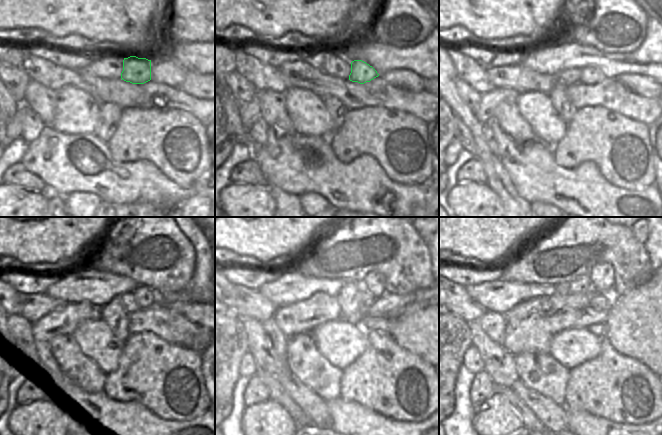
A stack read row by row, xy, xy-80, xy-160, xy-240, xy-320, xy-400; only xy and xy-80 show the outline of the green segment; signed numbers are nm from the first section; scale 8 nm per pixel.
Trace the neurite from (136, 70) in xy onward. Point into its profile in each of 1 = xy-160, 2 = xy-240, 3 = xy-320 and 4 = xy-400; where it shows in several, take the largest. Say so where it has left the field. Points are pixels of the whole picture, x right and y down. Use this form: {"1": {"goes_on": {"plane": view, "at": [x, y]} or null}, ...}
{"1": {"goes_on": {"plane": "xy-160", "at": [590, 75]}}, "2": {"goes_on": {"plane": "xy-240", "at": [145, 296]}}, "3": {"goes_on": {"plane": "xy-320", "at": [374, 282]}}, "4": {"goes_on": {"plane": "xy-400", "at": [602, 276]}}}

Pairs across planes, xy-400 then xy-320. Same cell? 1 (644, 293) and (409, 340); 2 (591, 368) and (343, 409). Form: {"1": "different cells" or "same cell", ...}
{"1": "same cell", "2": "different cells"}

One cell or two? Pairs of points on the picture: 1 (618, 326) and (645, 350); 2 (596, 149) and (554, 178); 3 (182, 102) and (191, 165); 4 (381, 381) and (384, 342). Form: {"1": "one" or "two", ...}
{"1": "one", "2": "two", "3": "two", "4": "one"}

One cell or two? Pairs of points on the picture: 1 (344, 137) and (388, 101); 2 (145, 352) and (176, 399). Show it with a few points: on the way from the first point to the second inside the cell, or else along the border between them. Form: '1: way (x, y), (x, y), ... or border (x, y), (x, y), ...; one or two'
1: border (360, 107), (385, 106), (406, 111); two
2: way (149, 364), (172, 387); one

